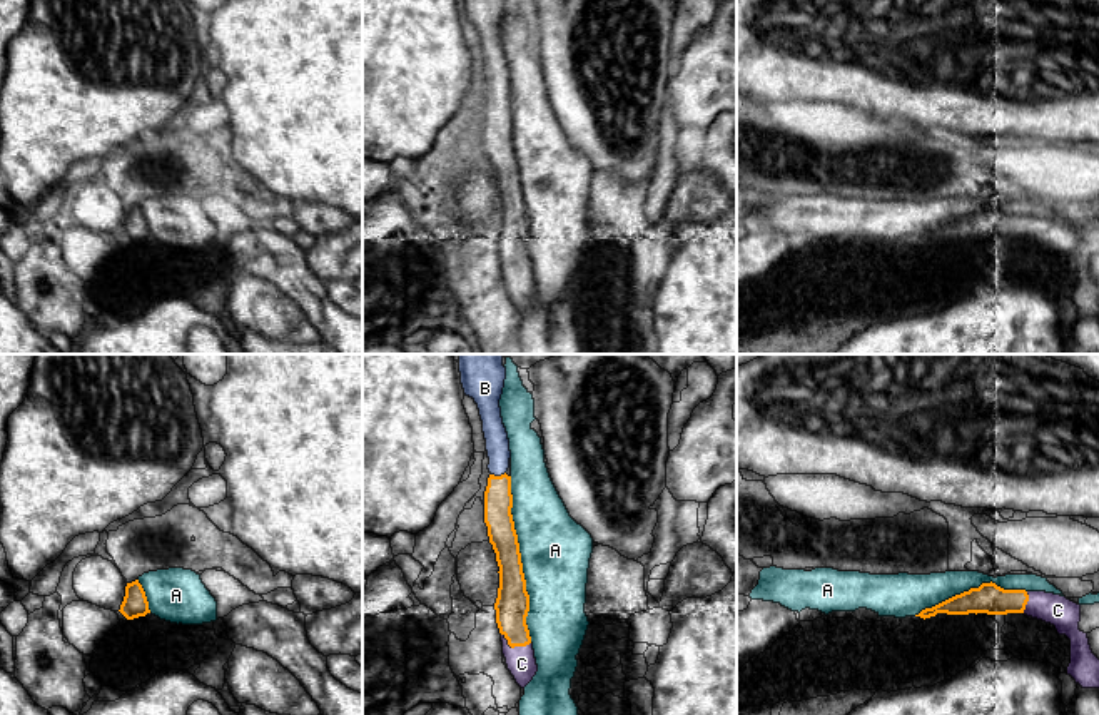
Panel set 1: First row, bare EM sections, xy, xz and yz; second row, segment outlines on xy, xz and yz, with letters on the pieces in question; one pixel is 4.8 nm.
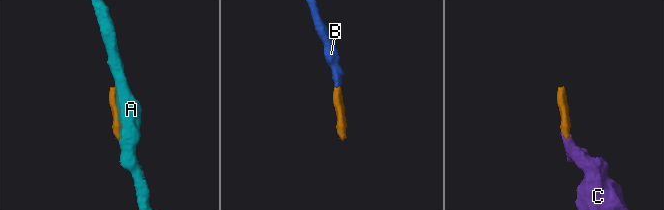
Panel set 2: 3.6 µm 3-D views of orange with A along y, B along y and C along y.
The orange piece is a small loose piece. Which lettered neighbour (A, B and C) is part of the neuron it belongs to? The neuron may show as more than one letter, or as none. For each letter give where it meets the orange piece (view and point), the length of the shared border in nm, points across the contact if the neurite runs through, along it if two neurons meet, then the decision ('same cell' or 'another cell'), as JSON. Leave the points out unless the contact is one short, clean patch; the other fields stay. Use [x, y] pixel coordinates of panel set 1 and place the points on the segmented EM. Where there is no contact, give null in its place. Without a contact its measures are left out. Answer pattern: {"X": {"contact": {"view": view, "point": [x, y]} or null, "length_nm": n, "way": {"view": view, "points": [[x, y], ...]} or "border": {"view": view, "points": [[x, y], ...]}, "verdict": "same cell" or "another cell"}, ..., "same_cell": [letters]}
{"A": {"contact": {"view": "xz", "point": [520, 560]}, "length_nm": 800, "verdict": "another cell"}, "B": {"contact": {"view": "xz", "point": [498, 476]}, "length_nm": 70, "way": {"view": "xz", "points": [[498, 500], [498, 476], [495, 433]]}, "verdict": "same cell"}, "C": {"contact": {"view": "xz", "point": [515, 645]}, "length_nm": 150, "way": {"view": "xz", "points": [[511, 605], [515, 645], [521, 664]]}, "verdict": "same cell"}, "same_cell": ["B", "C"]}

